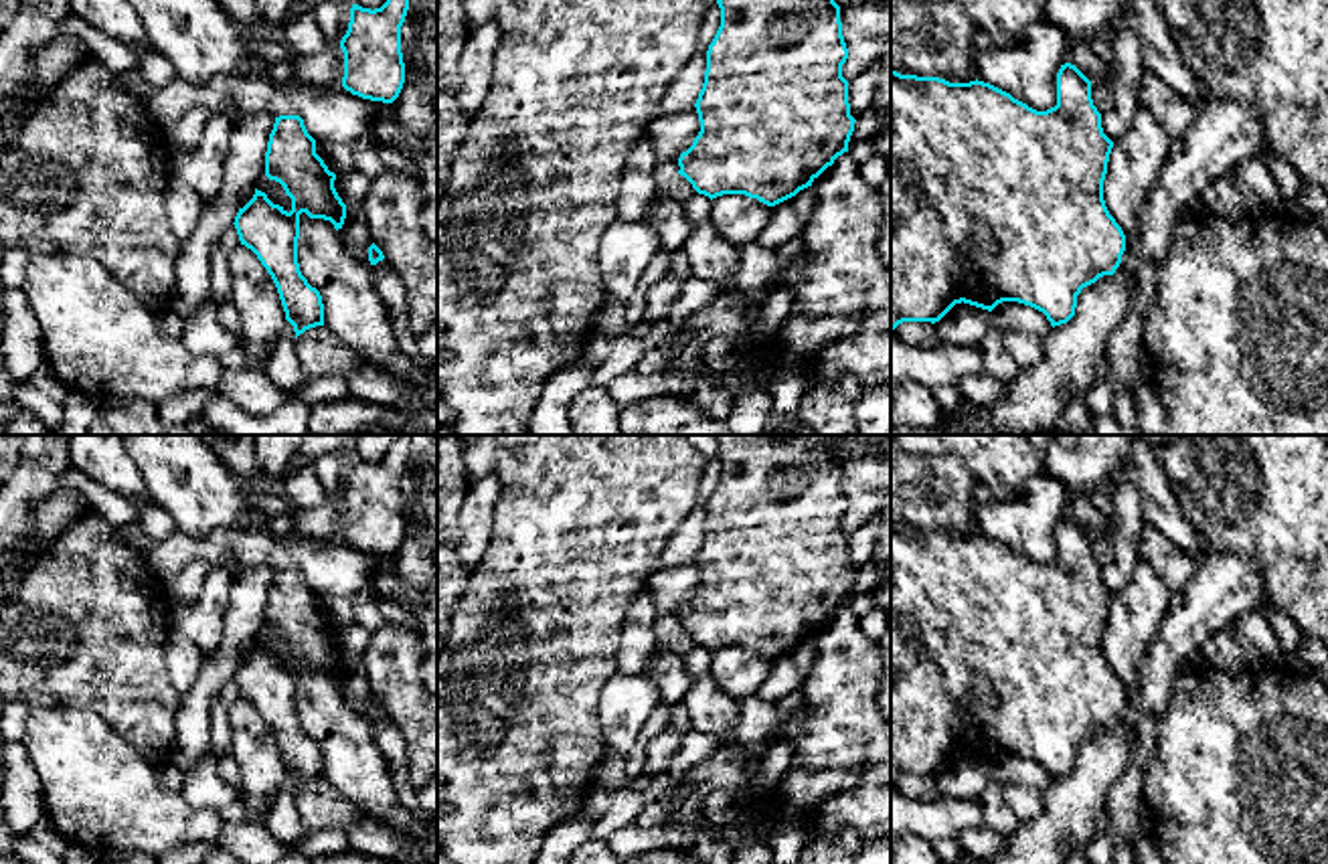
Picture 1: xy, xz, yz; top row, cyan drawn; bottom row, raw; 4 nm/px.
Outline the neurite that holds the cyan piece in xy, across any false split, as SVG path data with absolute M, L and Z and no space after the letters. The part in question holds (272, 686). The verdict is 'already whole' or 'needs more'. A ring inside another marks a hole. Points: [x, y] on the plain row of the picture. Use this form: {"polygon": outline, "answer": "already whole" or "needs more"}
{"polygon": "M300 569L275 571L265 605L265 629L283 639L292 664L273 658L255 641L233 678L241 698L251 702L271 728L285 773L298 791L310 781L324 779L322 749L298 716L300 668L330 674L338 684L346 672L346 658L334 641L336 627L316 607L316 593Z", "answer": "already whole"}

